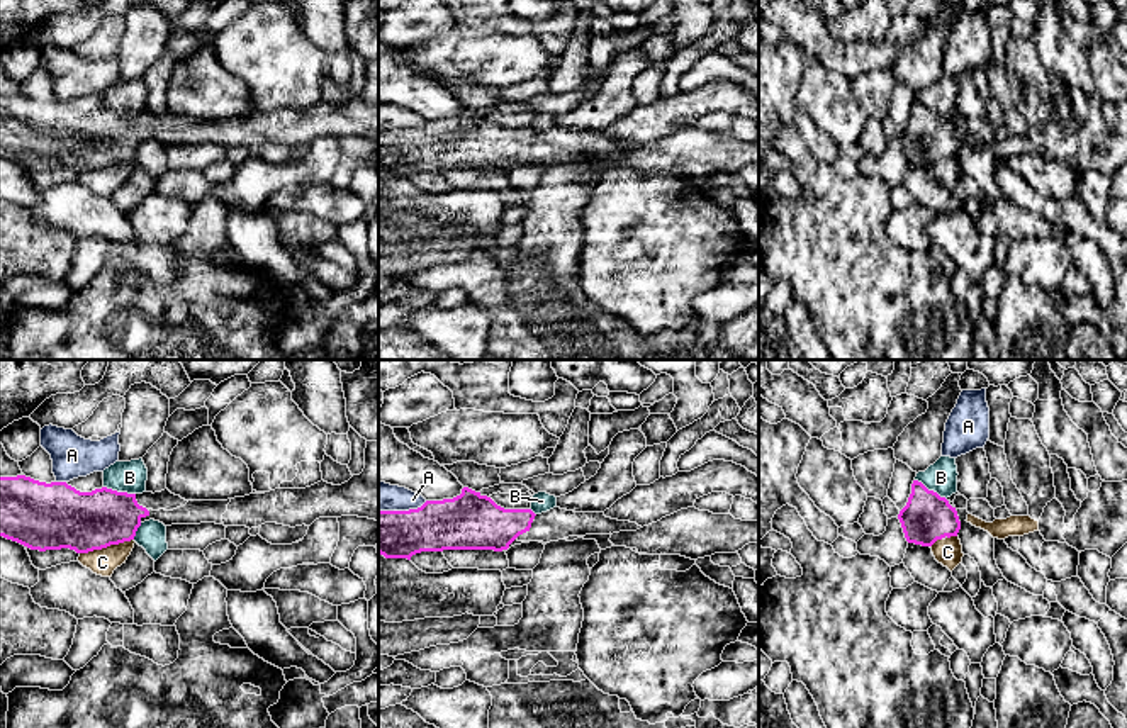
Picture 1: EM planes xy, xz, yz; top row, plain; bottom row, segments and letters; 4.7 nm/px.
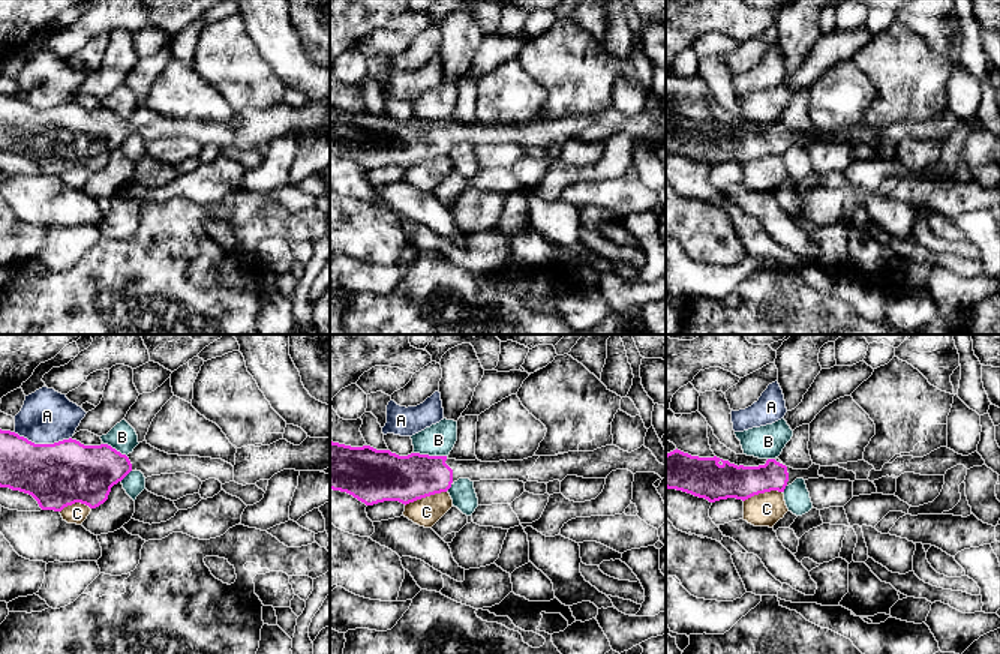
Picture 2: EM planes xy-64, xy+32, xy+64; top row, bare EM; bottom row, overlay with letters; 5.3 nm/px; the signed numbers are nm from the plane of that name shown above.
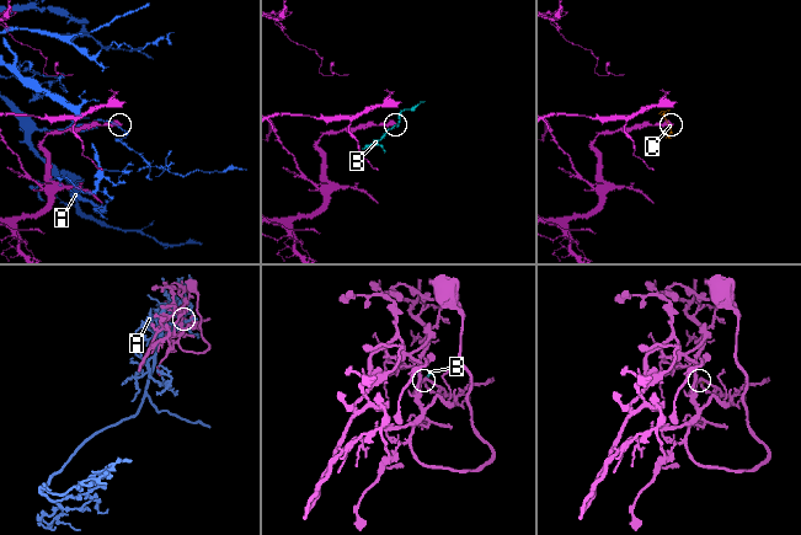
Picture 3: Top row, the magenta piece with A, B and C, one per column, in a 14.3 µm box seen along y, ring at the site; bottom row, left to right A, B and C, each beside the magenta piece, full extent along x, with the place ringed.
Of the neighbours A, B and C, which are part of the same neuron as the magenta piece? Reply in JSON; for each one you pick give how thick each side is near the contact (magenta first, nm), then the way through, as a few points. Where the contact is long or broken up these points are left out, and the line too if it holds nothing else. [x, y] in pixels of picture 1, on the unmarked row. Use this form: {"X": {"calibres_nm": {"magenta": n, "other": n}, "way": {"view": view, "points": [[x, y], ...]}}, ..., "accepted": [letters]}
{"accepted": []}

